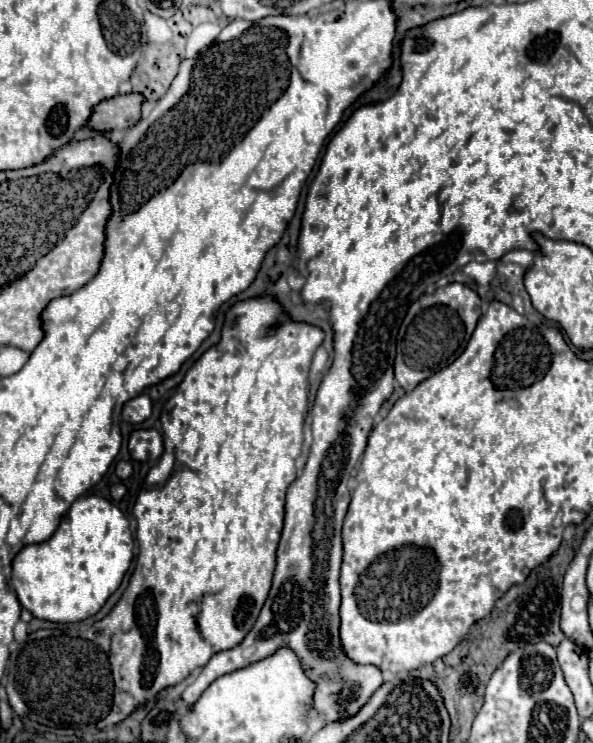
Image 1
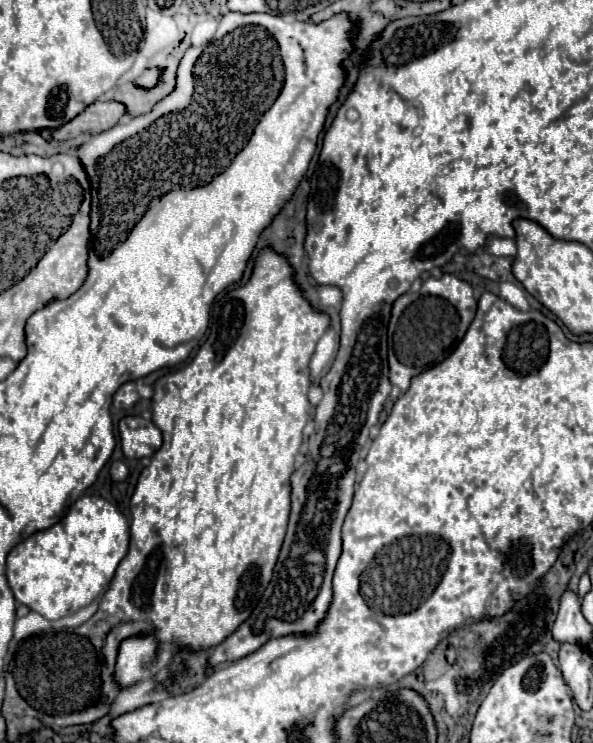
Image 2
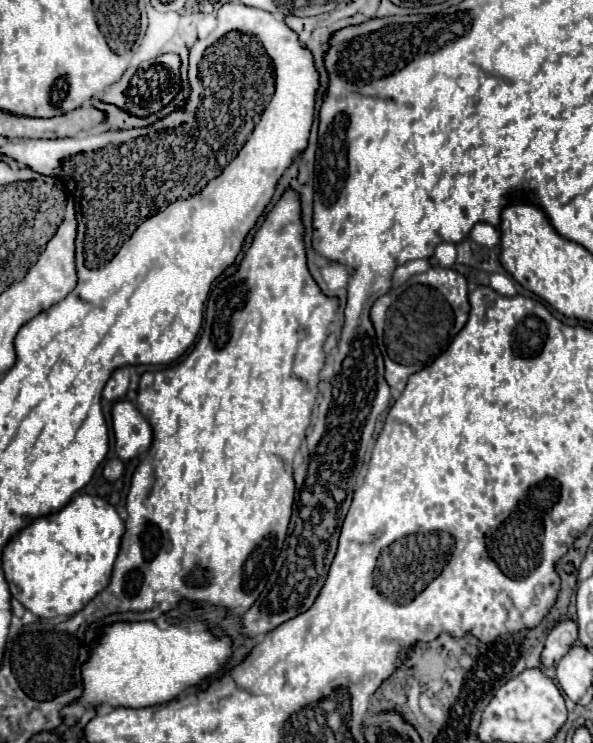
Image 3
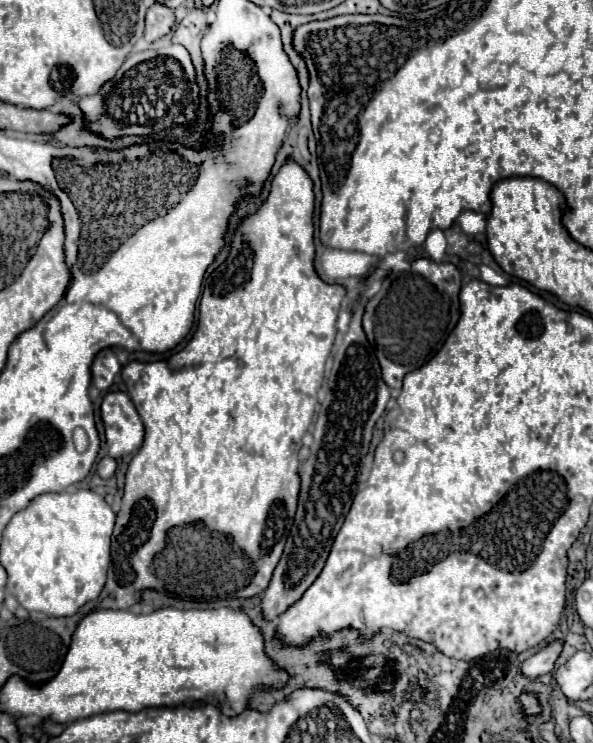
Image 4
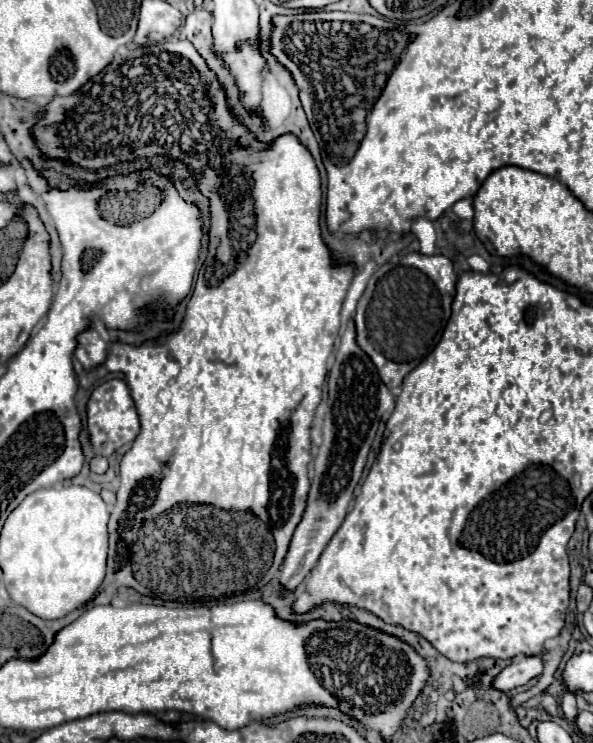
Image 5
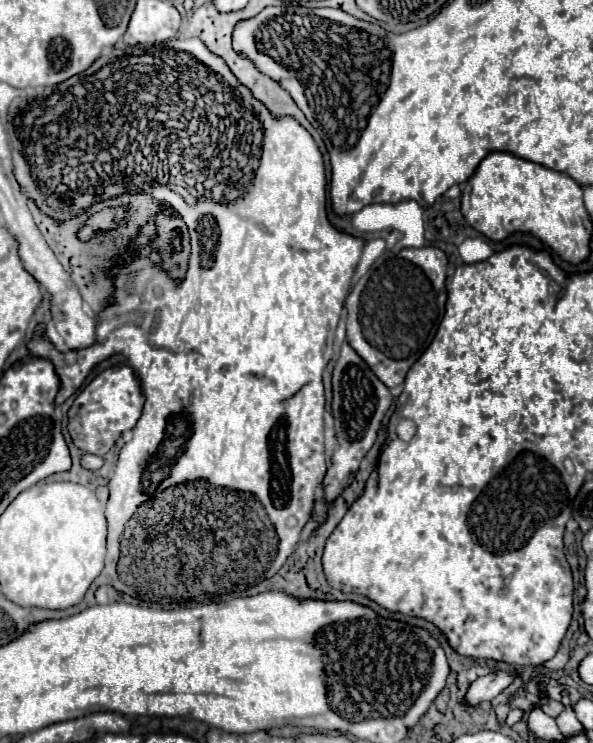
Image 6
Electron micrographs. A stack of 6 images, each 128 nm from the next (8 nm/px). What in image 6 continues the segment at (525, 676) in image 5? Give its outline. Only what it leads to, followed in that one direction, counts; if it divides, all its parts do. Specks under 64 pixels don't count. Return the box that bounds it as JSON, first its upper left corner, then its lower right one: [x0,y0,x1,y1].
[464,670,516,706]

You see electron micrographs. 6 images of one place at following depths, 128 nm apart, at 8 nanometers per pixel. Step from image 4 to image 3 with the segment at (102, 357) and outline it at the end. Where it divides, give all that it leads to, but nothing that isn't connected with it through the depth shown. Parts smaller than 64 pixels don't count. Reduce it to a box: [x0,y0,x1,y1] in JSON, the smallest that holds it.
[102,368,130,402]

